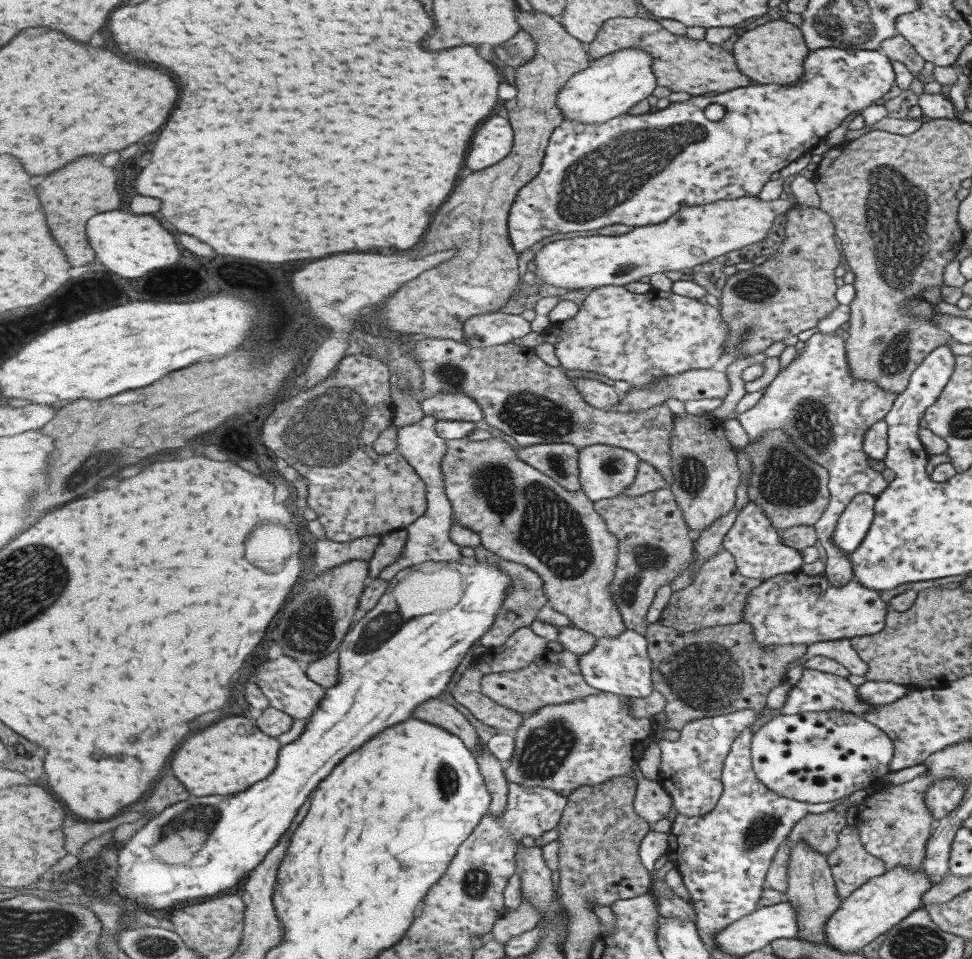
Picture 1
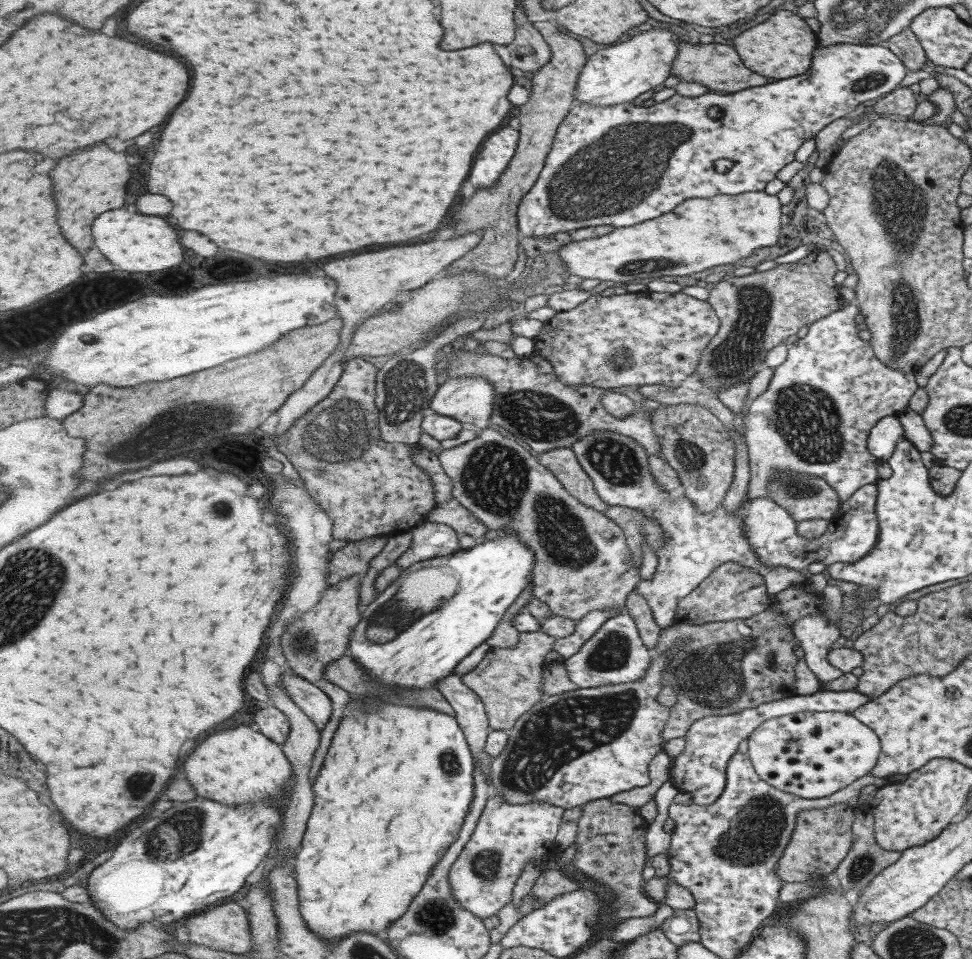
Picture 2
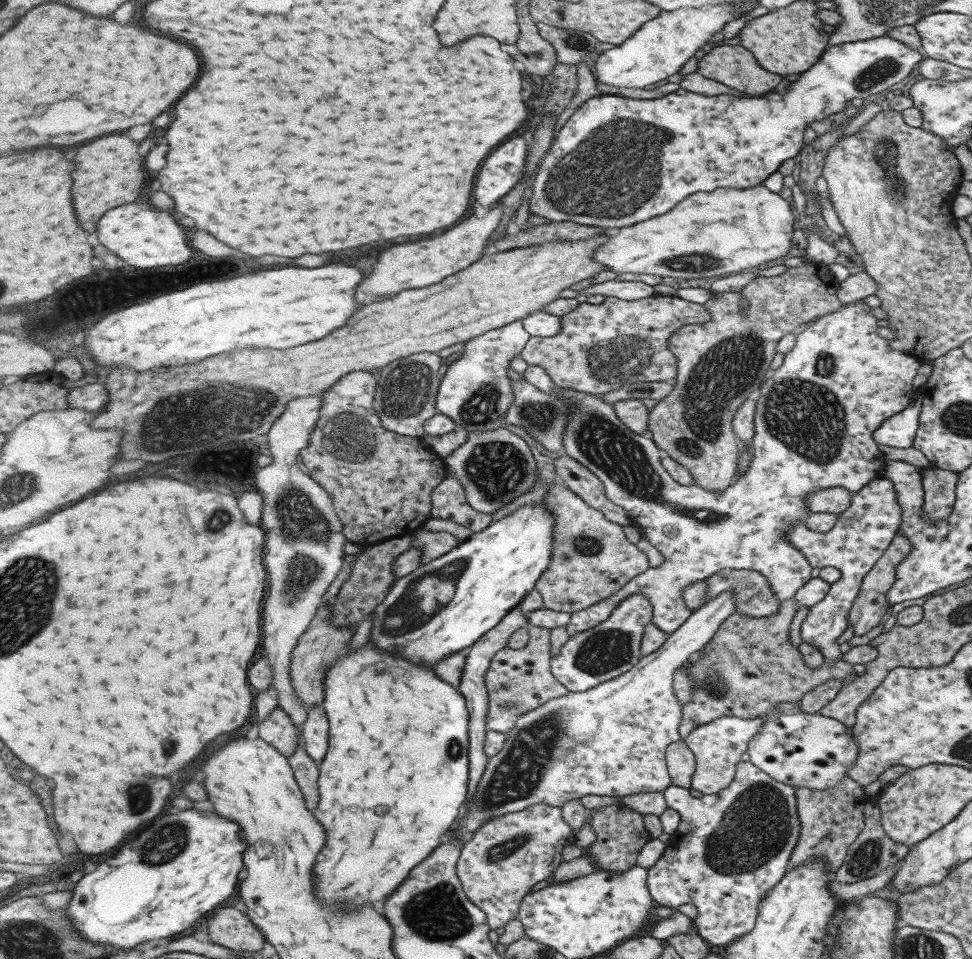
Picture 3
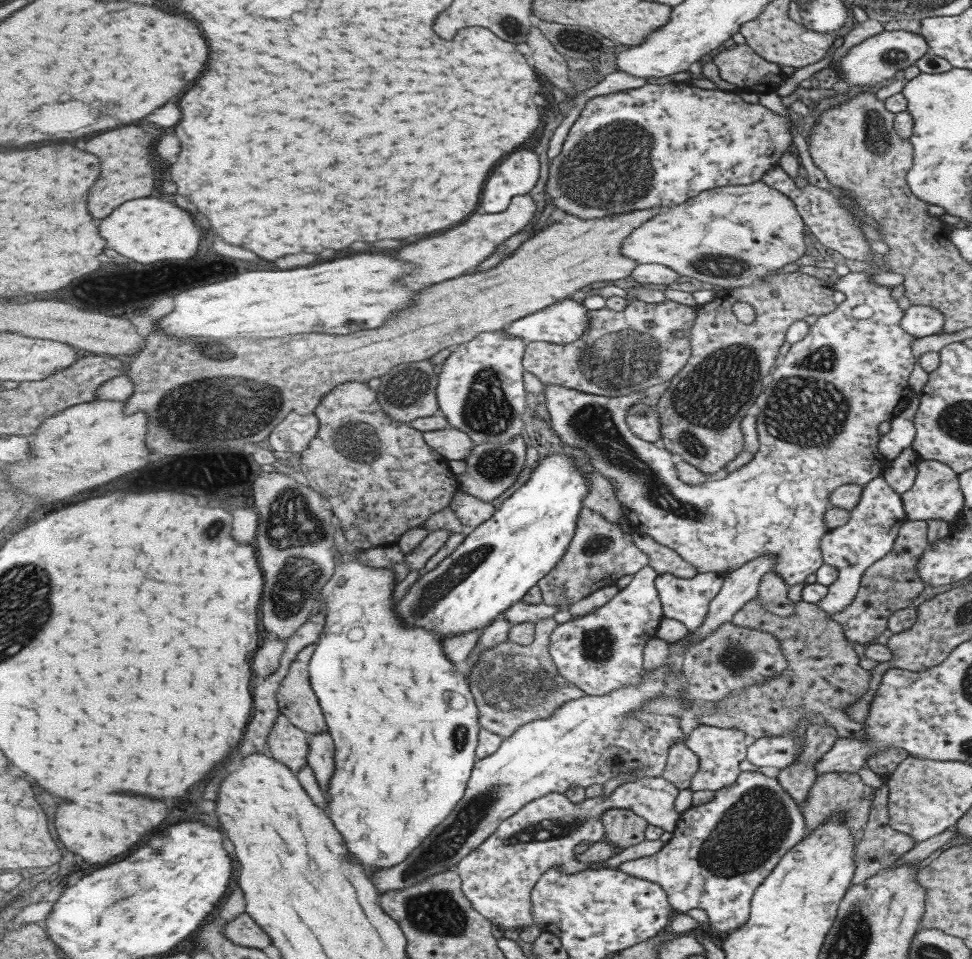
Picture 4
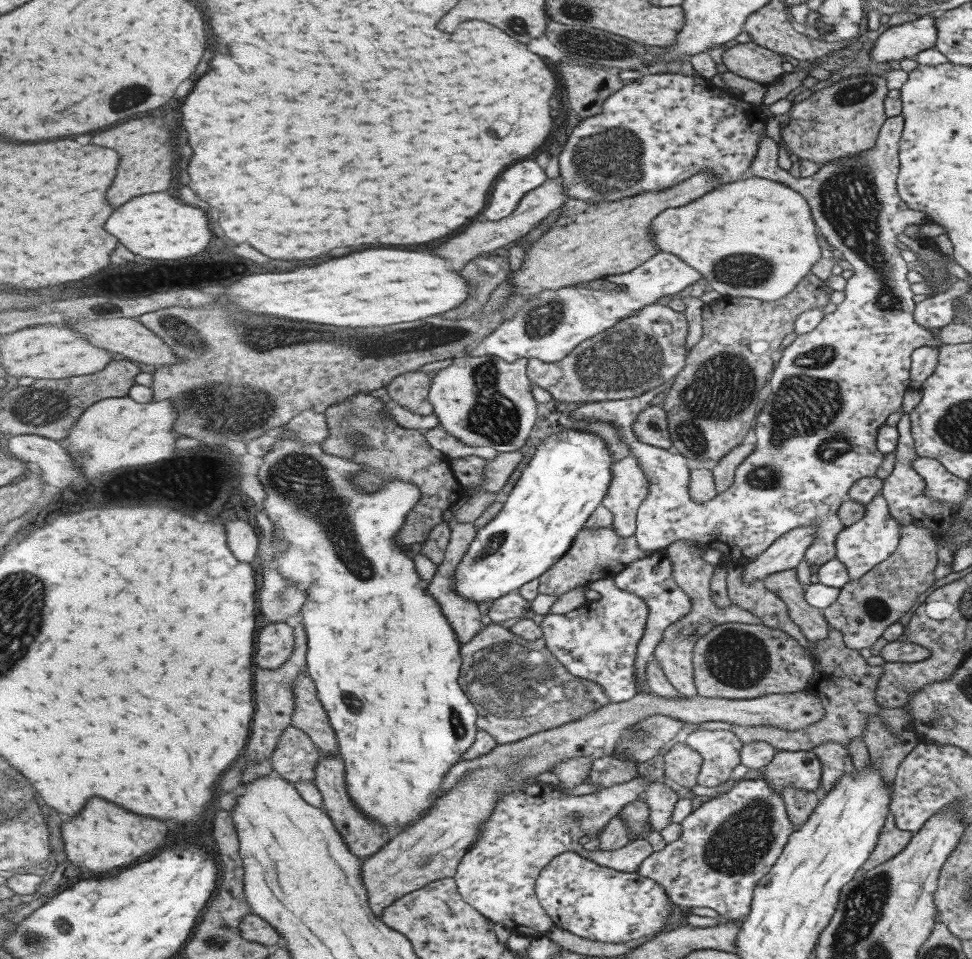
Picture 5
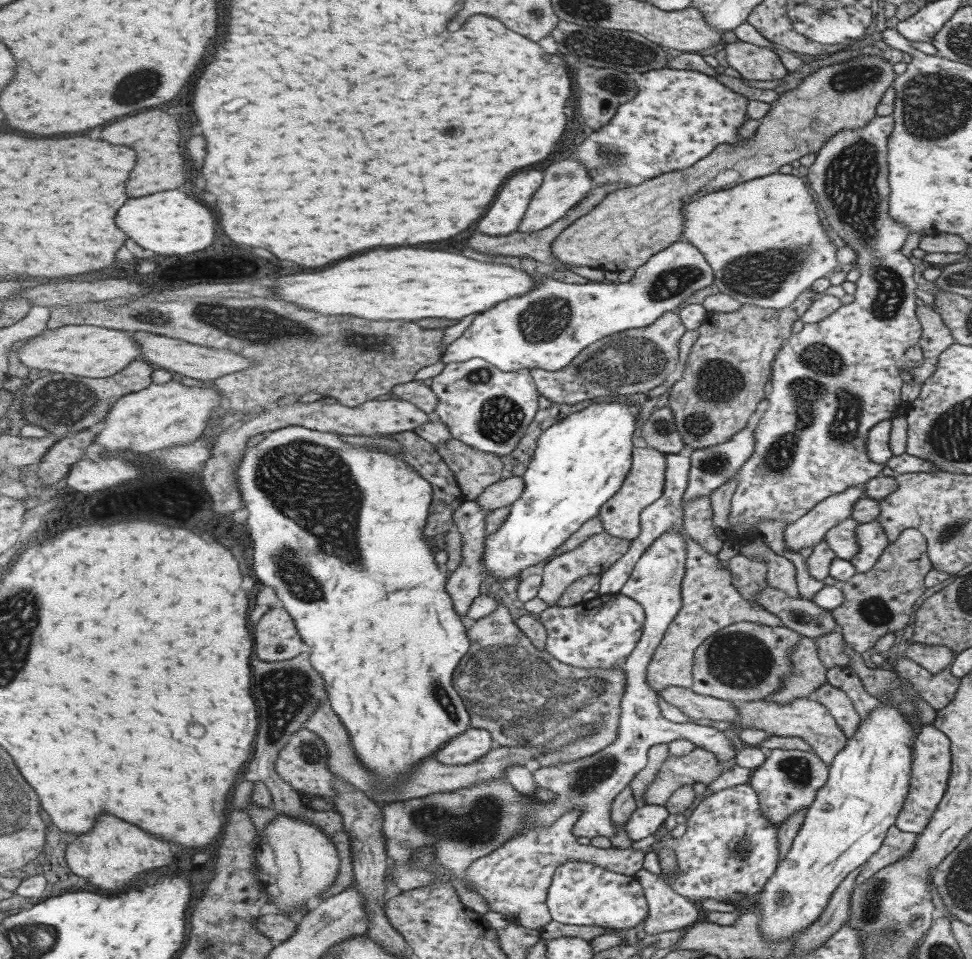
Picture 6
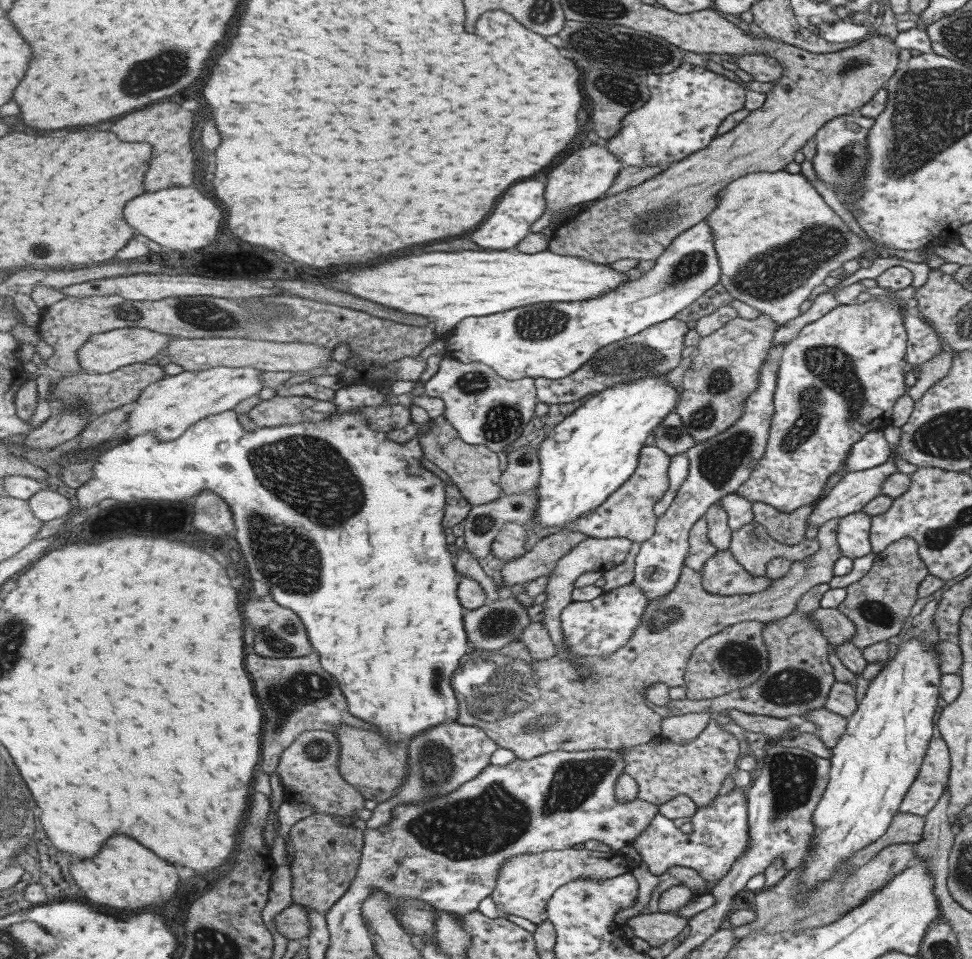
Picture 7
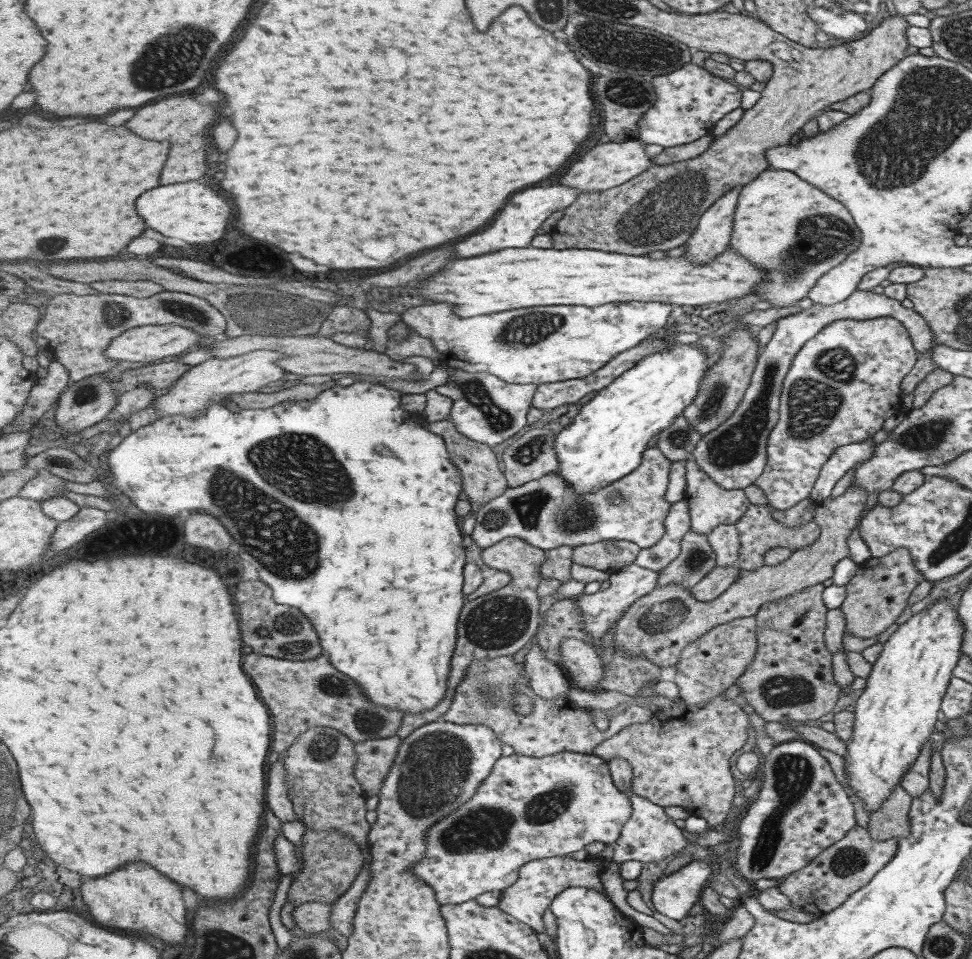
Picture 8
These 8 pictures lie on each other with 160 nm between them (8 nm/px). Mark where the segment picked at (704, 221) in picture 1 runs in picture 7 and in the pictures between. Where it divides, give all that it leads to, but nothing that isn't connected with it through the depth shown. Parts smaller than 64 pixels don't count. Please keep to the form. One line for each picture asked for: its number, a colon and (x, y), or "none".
2: (701, 233)
3: (737, 228)
4: (753, 224)
5: (767, 221)
6: (773, 219)
7: (777, 240)

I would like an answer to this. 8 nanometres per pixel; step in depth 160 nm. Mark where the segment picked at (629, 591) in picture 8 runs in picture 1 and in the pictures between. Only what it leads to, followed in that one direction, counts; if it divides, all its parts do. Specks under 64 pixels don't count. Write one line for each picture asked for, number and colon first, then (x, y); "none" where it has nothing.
1: (622, 664)
2: (616, 654)
3: (613, 648)
4: (602, 651)
5: (599, 641)
6: (601, 633)
7: (600, 627)

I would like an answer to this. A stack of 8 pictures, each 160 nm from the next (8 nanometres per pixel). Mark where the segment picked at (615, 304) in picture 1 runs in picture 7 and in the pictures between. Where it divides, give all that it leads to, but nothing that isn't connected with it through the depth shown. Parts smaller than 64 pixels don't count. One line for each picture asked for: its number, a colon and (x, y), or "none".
2: (639, 338)
3: (601, 347)
4: (629, 351)
5: (641, 352)
6: (637, 360)
7: (659, 349)

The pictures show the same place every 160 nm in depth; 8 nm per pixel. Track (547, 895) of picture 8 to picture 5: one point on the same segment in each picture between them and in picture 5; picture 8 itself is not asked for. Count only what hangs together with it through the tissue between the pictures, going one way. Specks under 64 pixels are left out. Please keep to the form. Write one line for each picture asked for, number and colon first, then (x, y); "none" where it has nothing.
5: (530, 827)
6: (514, 880)
7: (527, 881)

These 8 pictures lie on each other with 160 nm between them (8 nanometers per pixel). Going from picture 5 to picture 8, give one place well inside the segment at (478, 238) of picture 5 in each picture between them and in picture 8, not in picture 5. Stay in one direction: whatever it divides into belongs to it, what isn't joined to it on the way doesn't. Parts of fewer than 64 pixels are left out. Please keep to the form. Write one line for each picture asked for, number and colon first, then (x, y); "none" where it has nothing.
6: (568, 182)
7: (585, 176)
8: (608, 165)

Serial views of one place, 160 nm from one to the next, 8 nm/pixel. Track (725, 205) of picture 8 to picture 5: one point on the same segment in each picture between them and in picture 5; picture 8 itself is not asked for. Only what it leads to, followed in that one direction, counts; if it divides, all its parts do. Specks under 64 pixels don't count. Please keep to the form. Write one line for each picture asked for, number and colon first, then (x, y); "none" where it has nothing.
5: (550, 326)
6: (550, 326)
7: (551, 340)

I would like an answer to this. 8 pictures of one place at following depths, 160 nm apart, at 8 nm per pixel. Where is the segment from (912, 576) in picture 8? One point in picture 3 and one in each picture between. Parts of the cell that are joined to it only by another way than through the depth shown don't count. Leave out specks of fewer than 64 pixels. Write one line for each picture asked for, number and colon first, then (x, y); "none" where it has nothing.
3: (870, 603)
4: (889, 584)
5: (863, 609)
6: (877, 602)
7: (877, 605)

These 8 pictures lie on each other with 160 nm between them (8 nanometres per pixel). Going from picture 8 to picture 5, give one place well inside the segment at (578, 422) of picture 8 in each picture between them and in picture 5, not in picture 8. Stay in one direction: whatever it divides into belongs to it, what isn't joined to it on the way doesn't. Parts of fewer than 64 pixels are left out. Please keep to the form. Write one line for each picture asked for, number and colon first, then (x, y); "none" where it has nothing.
5: (568, 477)
6: (581, 462)
7: (590, 454)

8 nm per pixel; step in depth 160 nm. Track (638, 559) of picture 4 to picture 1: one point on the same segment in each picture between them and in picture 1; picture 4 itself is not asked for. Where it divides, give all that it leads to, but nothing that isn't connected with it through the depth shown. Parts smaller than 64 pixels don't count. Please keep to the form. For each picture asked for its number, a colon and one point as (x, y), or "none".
1: (523, 515)
2: (583, 563)
3: (593, 558)

